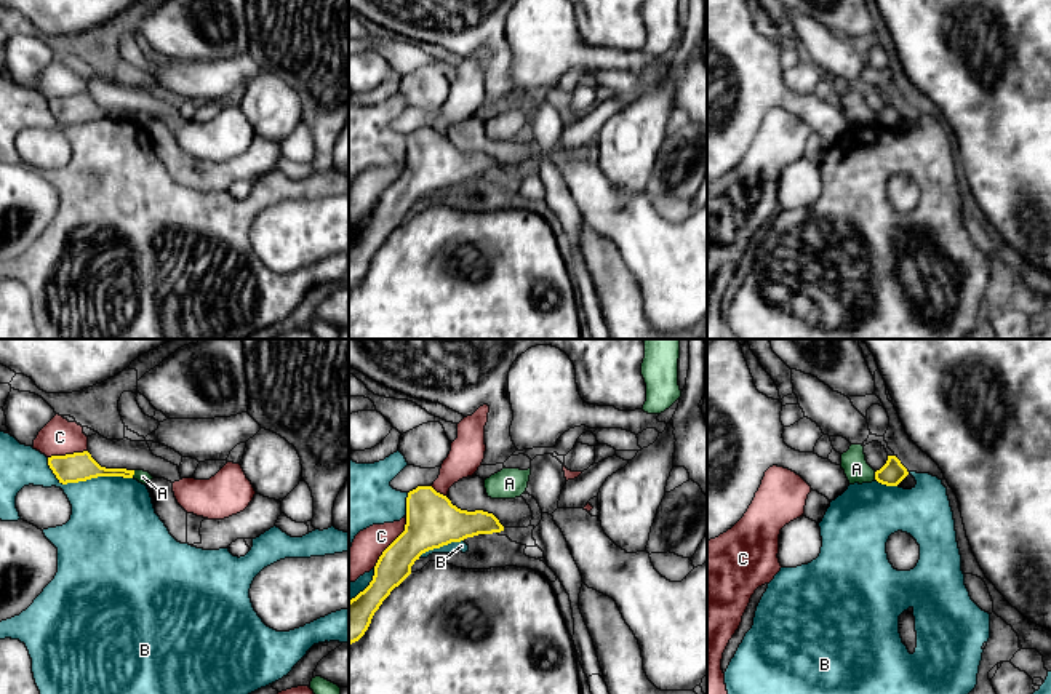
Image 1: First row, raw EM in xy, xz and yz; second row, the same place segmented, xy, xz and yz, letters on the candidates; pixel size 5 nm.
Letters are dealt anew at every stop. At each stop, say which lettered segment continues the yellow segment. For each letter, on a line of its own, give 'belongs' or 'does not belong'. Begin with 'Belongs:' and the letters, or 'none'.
Belongs: none
A: does not belong
B: does not belong
C: does not belong

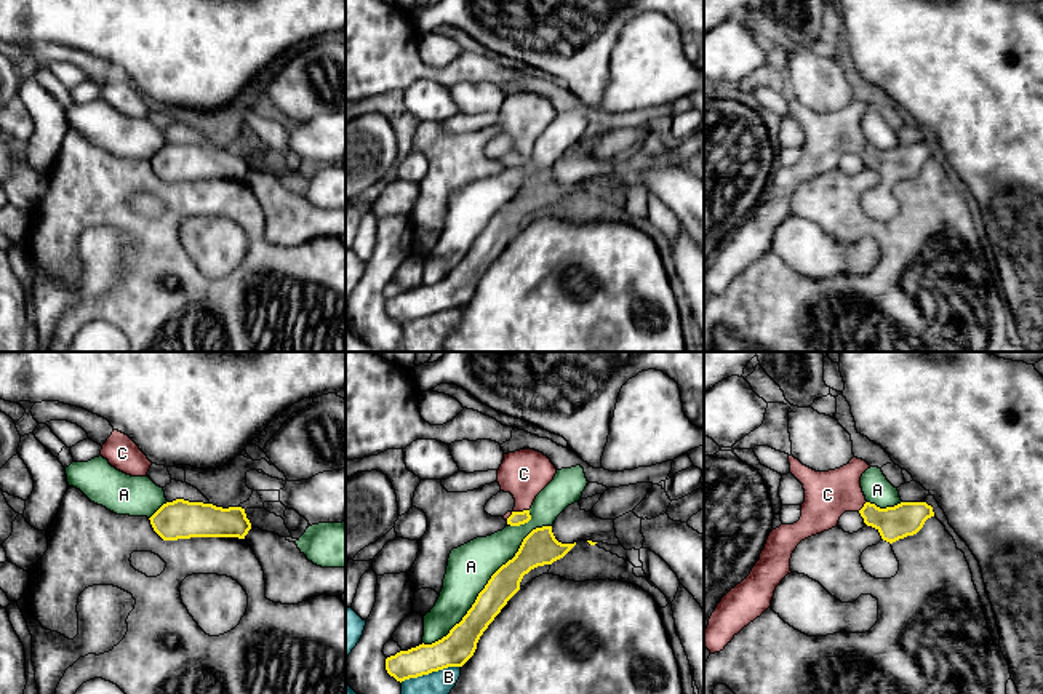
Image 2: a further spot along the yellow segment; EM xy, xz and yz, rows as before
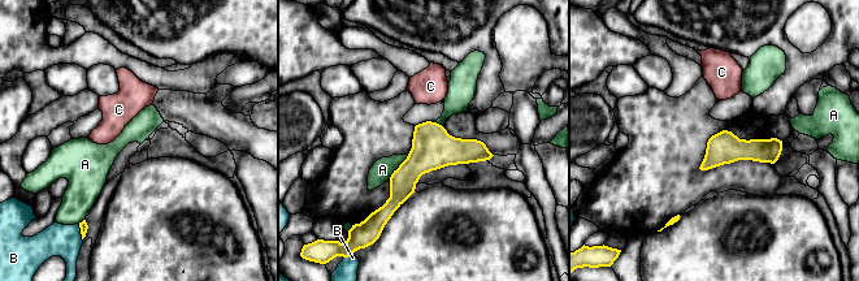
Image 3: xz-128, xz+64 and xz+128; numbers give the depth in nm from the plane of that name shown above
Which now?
Belongs: C
A: does not belong
B: does not belong
C: belongs

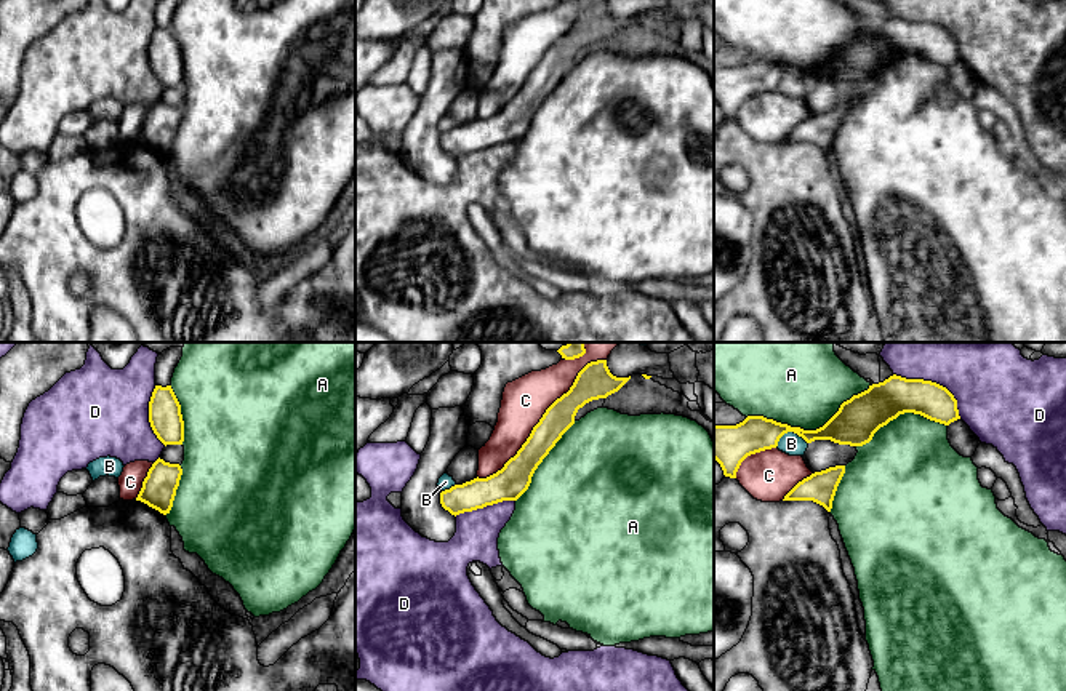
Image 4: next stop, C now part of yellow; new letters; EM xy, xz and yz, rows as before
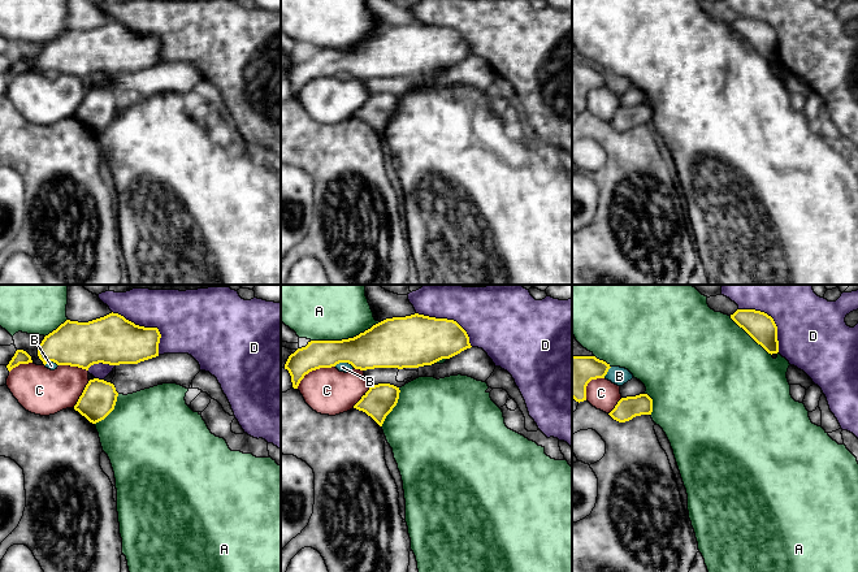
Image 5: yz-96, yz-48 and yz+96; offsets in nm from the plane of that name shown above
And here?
Belongs: none
A: does not belong
B: does not belong
C: does not belong
D: does not belong

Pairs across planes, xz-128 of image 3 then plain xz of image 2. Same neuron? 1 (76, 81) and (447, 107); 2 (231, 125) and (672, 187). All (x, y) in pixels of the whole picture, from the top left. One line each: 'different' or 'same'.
1: same
2: same

